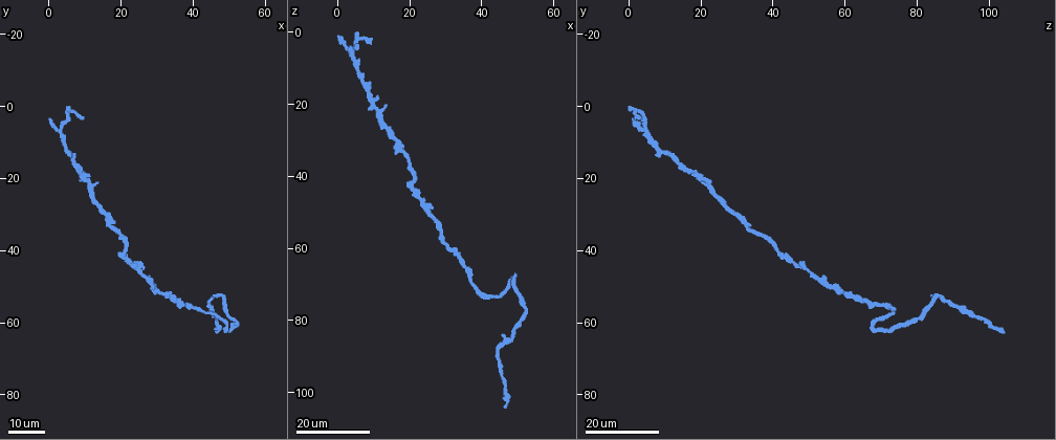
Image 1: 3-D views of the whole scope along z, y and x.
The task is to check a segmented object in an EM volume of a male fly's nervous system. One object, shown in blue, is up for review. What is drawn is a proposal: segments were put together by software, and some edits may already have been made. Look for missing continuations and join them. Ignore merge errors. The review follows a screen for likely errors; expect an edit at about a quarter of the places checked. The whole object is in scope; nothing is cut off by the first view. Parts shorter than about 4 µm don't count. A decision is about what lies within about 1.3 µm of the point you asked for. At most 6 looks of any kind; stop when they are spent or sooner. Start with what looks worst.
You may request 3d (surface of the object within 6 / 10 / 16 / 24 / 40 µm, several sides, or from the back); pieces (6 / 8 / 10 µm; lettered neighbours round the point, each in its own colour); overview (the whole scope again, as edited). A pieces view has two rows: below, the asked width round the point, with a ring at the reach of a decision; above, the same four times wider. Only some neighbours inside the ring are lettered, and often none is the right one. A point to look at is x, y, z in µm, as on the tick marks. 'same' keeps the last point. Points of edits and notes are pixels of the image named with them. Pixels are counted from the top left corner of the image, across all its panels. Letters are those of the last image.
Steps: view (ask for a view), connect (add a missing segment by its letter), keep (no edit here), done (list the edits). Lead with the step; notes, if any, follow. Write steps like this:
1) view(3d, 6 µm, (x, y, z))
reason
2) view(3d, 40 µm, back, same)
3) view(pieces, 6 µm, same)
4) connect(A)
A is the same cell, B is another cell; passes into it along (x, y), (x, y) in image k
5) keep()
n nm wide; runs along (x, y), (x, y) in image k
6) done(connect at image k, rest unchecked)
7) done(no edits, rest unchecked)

view(3d, 24 µm, (13.5, 21.5, 20.5))
an open end

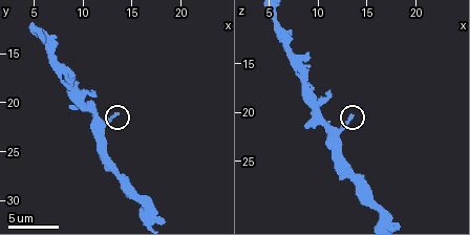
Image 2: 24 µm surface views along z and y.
view(pieces, 8 µm, (13.4, 21.0, 20.4))
what lies round it

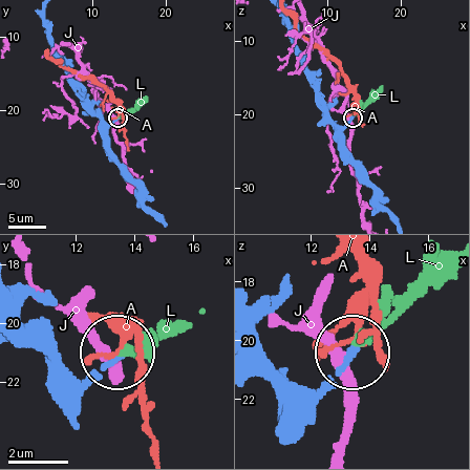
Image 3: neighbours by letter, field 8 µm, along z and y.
connect(L)
L is the same cell, A and J are other cells; the cell continues

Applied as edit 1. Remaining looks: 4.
view(3d, 16 µm, (9.5, 3.0, 1.5))
long arm stops here

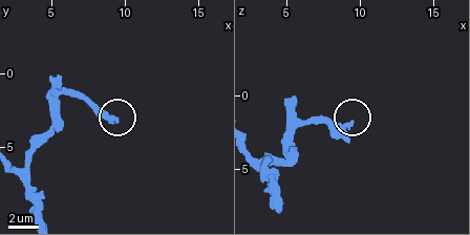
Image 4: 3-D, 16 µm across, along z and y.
view(pieces, 10 µm, (9.4, 3.4, 2.0))

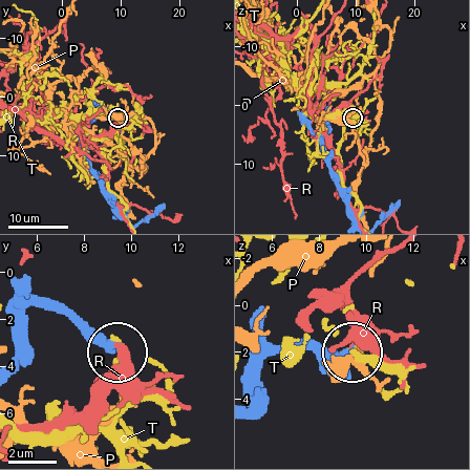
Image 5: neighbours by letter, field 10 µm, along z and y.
keep()
250 nm wide; P, R and T are other cells; no lettered segment goes on from it

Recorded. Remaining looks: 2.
view(3d, 24 µm, (0.0, 3.5, 1.0))
an open end

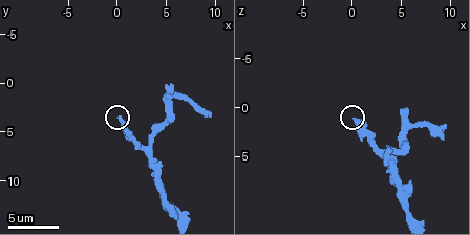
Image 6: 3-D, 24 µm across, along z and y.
view(pieces, 10 µm, (0.2, 3.8, 1.0))

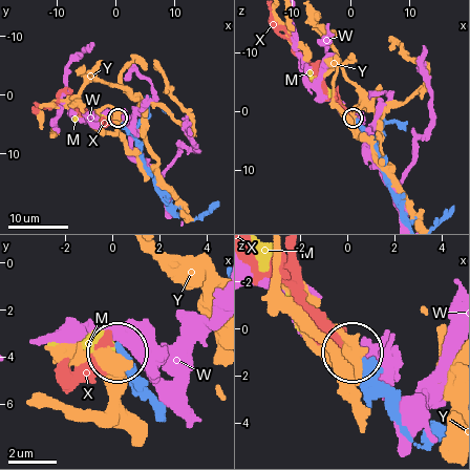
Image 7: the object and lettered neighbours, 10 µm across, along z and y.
connect(M)
M is the same cell, W, X and Y are other cells; passes into it along (157, 404), (118, 346), (98, 338), (67, 338) in image 7; it goes on there

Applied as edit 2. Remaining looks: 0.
done(connect at image 3, connect at image 7, rest unchecked)

